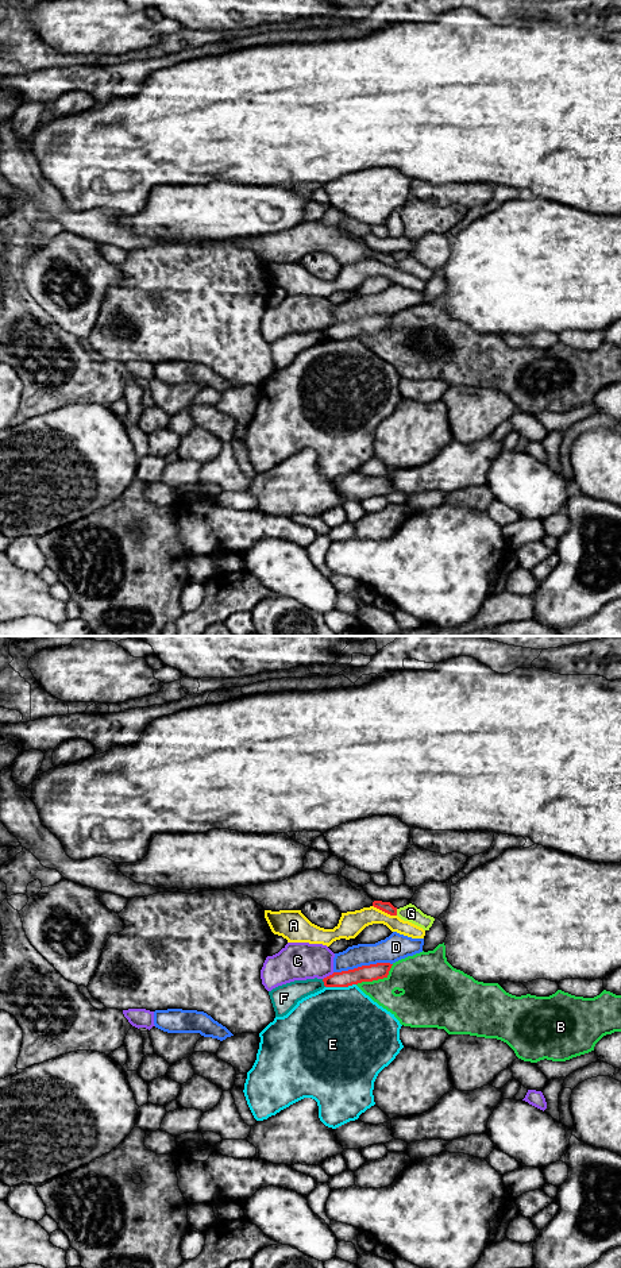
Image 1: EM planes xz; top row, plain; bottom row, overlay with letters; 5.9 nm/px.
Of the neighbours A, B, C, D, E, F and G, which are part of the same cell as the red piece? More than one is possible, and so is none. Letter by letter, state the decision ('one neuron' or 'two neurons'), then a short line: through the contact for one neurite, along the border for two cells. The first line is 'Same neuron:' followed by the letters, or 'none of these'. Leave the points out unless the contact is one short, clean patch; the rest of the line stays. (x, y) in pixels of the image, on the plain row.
Same neuron: none of these
A: two neurons
B: two neurons
C: two neurons
D: two neurons
E: two neurons
F: two neurons | xz (321, 331), (326, 338)
G: two neurons

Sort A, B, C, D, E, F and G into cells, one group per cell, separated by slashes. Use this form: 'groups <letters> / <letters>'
groups A / B / C / D / E / F / G

